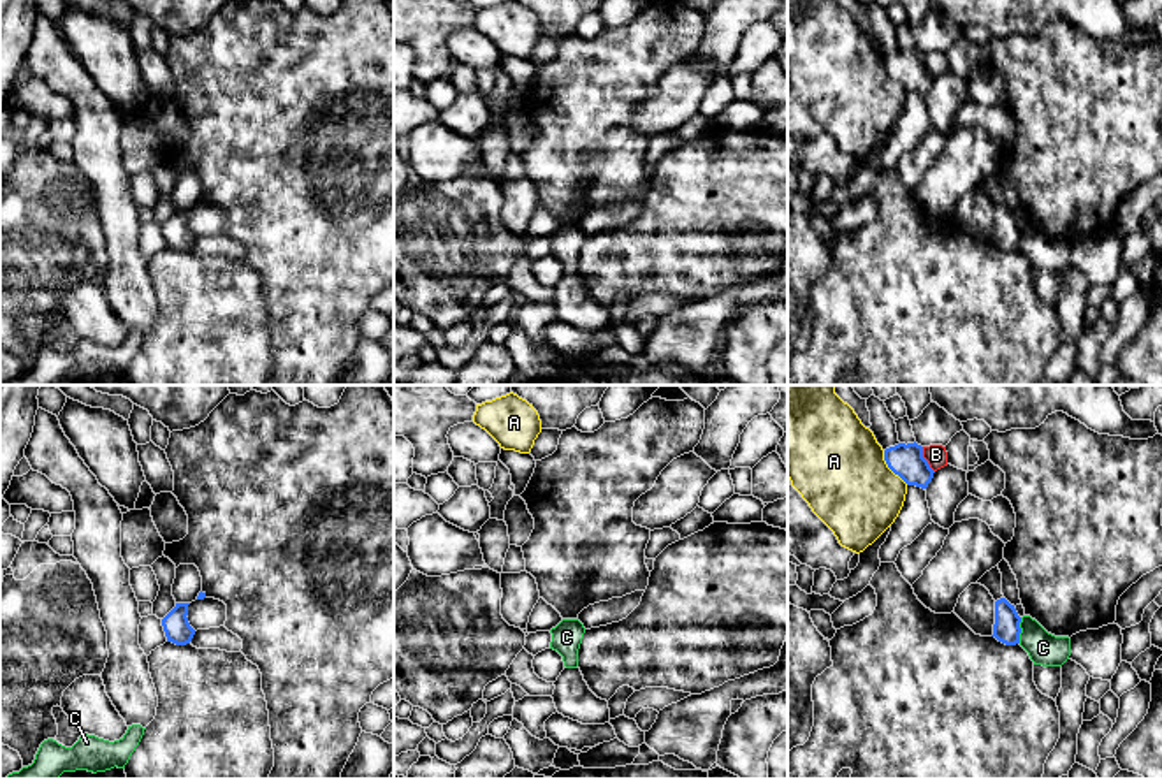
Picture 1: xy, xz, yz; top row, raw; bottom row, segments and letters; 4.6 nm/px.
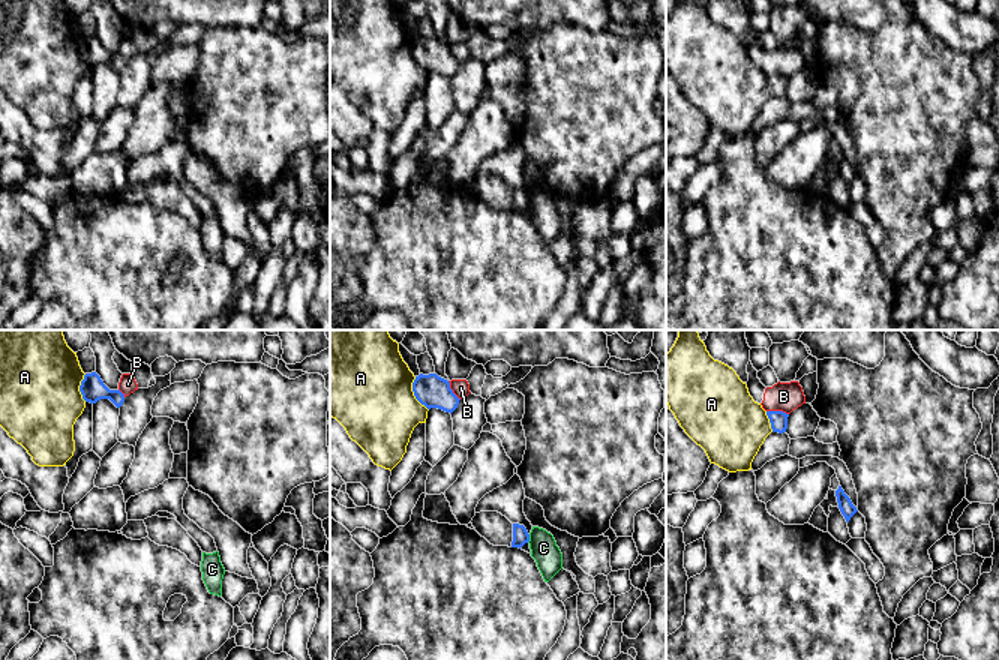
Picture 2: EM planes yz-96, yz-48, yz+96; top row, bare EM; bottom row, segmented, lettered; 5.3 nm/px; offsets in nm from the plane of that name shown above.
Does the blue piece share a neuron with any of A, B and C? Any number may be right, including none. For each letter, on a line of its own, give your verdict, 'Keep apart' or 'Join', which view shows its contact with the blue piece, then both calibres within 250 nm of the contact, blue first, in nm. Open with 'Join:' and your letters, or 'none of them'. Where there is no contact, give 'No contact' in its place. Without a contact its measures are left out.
Join: none of them
A: Keep apart. Touches blue in yz. Thickness 150 nm (blue) against 420 nm
B: Keep apart. Touches blue in yz. Thickness 150 nm (blue) against 100 nm
C: Keep apart. Touches blue in yz. Thickness 120 nm (blue) against 150 nm

